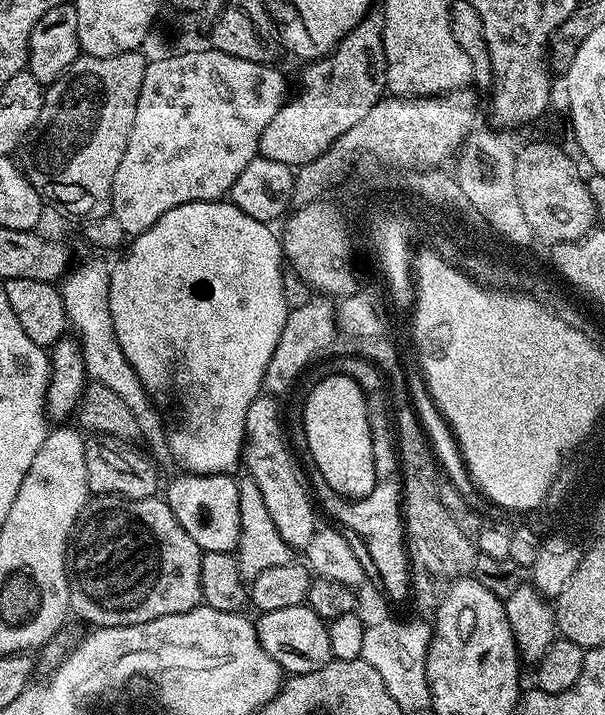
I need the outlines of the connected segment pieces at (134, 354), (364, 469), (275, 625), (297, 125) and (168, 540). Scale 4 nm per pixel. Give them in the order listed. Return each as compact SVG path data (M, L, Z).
M227 199L222 200L203 200L202 202L190 202L182 206L174 206L174 210L166 210L166 214L162 214L162 218L158 218L158 222L154 222L154 226L150 226L141 234L135 237L127 245L126 251L123 253L124 260L120 260L116 265L111 265L110 275L108 277L108 297L110 298L110 314L114 322L114 334L118 338L118 346L122 346L122 354L126 354L126 358L130 362L130 366L134 366L134 370L138 374L138 378L142 382L142 386L148 391L149 397L155 398L157 401L164 400L169 396L172 404L176 407L176 425L169 427L166 432L166 441L168 440L168 448L172 451L172 456L181 464L183 471L188 474L197 476L223 476L225 474L235 473L235 468L239 469L242 464L244 454L244 431L246 430L246 410L250 410L250 402L254 402L256 397L261 395L264 375L266 374L266 366L270 362L270 354L274 354L274 346L278 346L278 338L282 334L282 326L286 322L289 309L286 304L286 298L283 296L285 269L280 269L282 264L281 237L277 235L269 225L258 222L254 218L250 218L250 214L242 214L242 210L238 210L238 206L234 206Z
M327 376L307 389L302 423L306 430L308 456L320 471L324 484L337 497L345 500L365 500L374 490L372 479L372 448L368 448L370 418L366 398L349 376Z
M307 603L261 612L255 617L254 623L262 650L266 650L266 654L270 654L270 658L274 658L274 662L278 662L285 673L293 676L310 674L314 670L322 670L322 666L334 659L330 650L328 624L318 614L314 614Z
M369 10L328 55L311 61L305 68L308 69L300 76L304 89L296 97L285 99L278 114L262 130L259 155L274 162L299 166L318 158L385 95L388 67L383 11Z
M159 495L141 500L96 496L85 506L74 536L74 551L68 566L70 609L92 624L88 626L93 629L138 626L168 614L189 612L201 607L203 601L202 562L198 542L182 530L178 518L174 518L170 506Z

